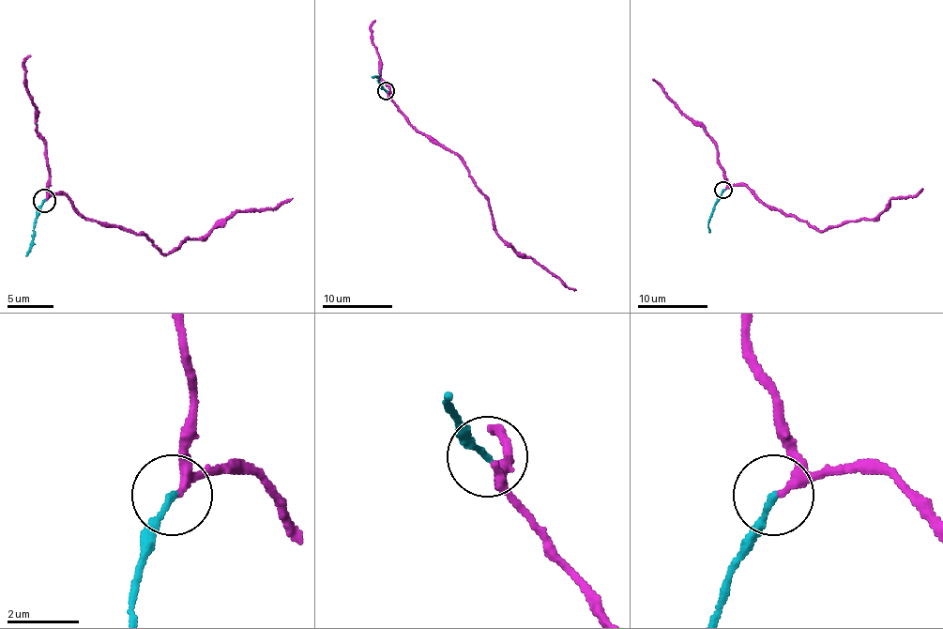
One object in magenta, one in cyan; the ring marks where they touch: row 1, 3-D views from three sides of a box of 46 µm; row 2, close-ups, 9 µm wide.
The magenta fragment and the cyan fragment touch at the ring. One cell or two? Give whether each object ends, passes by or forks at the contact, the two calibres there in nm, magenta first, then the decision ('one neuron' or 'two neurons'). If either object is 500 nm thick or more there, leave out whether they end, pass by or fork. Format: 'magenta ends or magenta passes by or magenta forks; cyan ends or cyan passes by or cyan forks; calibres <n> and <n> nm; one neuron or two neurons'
magenta passes by; cyan ends; calibres 180 and 170 nm; one neuron

